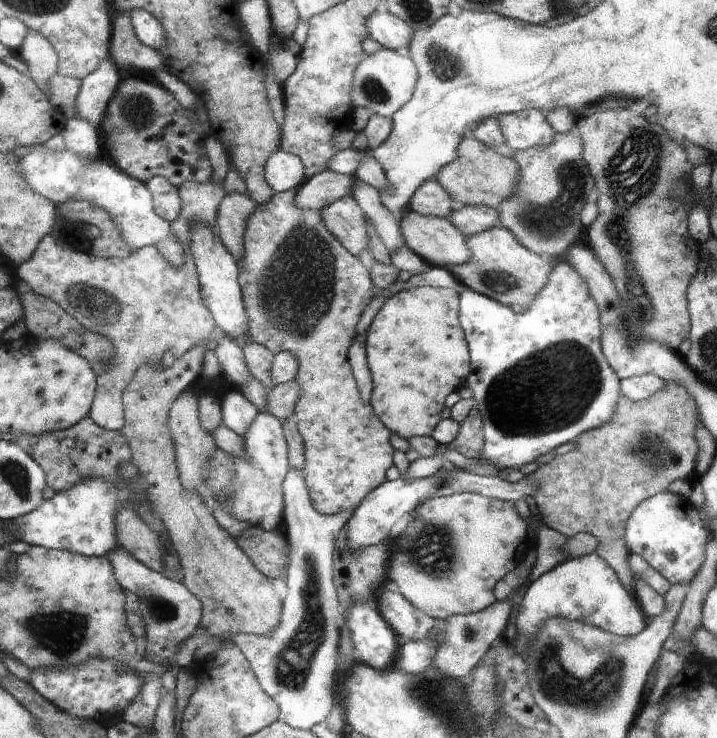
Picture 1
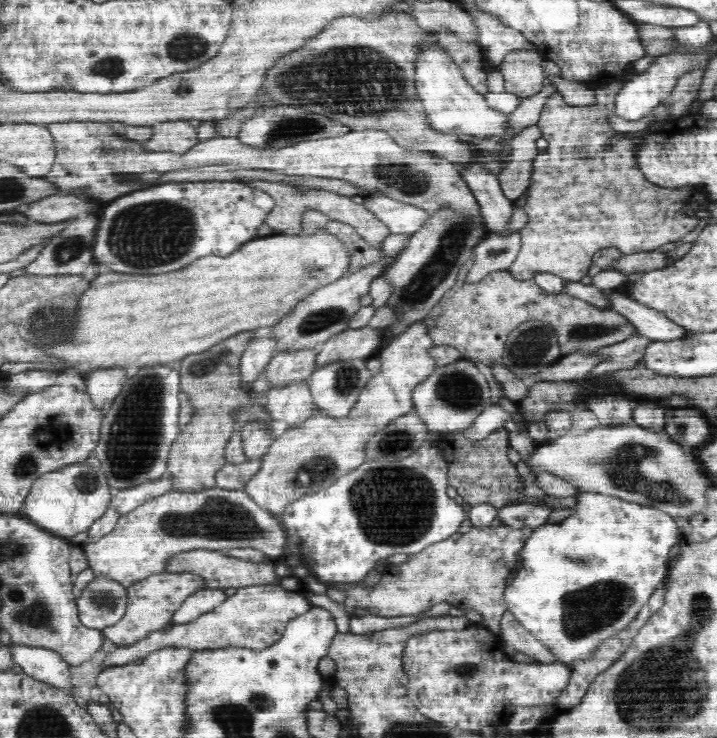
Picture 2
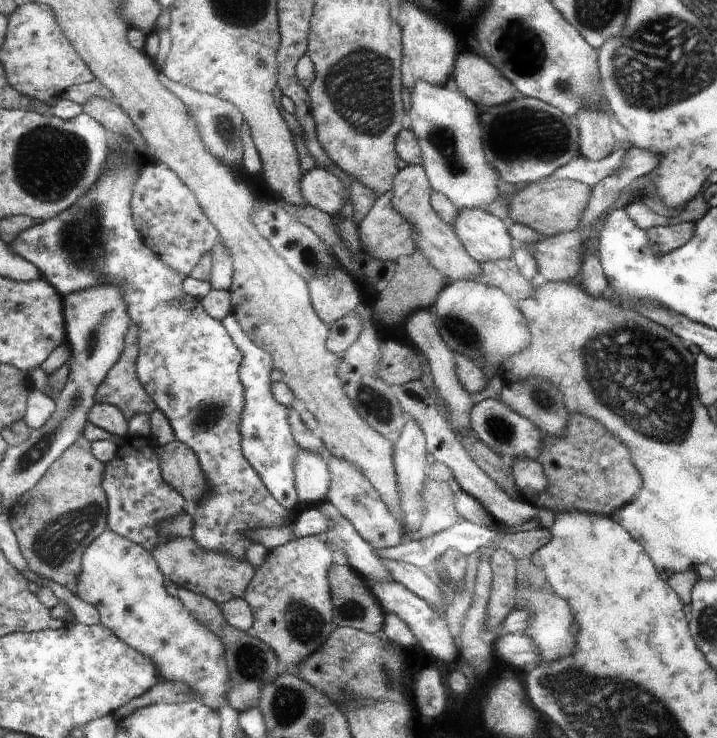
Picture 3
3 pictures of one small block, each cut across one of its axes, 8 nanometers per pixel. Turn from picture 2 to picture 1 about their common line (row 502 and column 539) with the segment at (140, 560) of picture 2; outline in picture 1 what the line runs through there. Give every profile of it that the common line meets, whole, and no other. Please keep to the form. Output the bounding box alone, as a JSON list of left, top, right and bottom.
[498,129,594,259]

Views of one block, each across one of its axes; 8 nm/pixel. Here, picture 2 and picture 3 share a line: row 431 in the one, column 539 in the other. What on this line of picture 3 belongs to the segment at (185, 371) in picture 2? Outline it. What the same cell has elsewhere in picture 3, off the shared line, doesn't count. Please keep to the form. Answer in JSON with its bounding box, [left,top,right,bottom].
[506,180,592,238]

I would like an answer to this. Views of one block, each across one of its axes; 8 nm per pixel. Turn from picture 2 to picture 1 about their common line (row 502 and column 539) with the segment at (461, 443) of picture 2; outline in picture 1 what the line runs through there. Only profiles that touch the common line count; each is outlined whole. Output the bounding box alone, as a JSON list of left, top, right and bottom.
[532,382,700,597]

